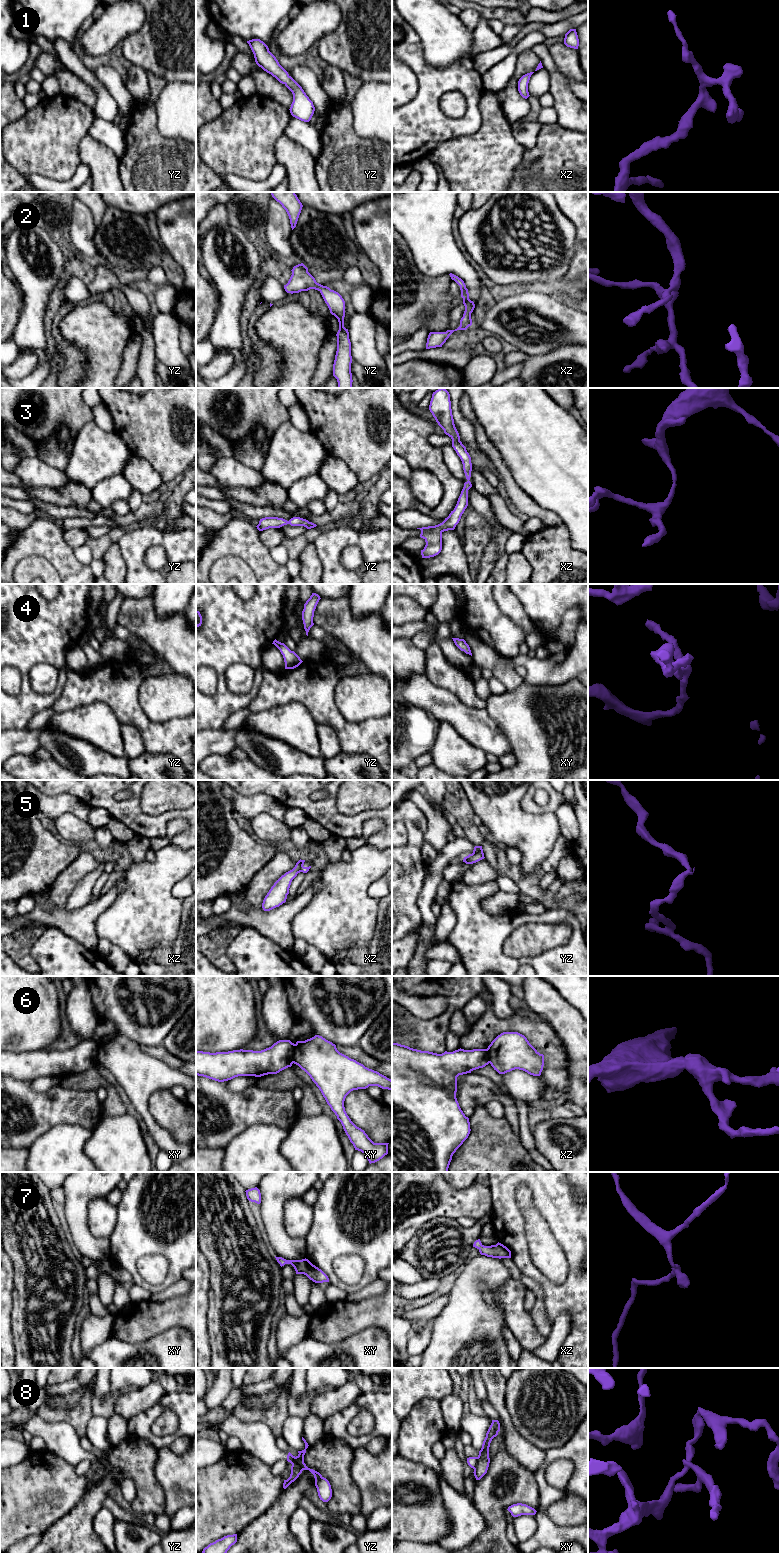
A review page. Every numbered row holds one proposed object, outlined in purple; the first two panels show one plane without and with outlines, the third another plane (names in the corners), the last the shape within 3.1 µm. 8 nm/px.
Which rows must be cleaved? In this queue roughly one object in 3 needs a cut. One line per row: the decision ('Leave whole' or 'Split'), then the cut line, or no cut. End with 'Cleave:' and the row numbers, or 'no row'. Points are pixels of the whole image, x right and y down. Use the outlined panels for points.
1: Leave whole. No split
2: Leave whole. No split
3: Leave whole. No split
4: Leave whole. No split
5: Split. Split along xz (298, 861), (301, 871)
6: Split. Split along xy (295, 1044), (292, 1062)
7: Leave whole. No split
8: Split. Split along xy (477, 1457), (477, 1463), (473, 1468)
Cleave: 5, 6, 8

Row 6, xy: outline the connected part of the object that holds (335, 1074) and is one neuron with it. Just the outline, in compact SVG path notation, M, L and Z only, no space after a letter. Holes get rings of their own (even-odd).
M319 1035L296 1042L293 1063L304 1070L319 1088L355 1150L364 1153L370 1164L388 1154L389 1143L374 1143L351 1121L344 1101L351 1091L369 1086L392 1090L391 1079L340 1053L335 1044Z

